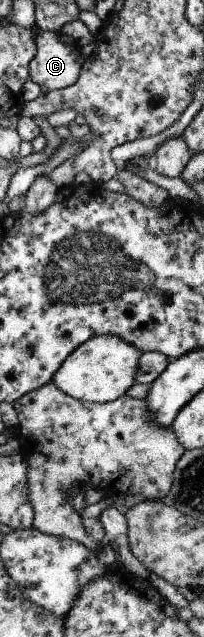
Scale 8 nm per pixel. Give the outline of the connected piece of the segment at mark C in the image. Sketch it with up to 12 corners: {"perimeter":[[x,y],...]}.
{"perimeter":[[34,32],[31,81],[48,92],[72,85],[85,62],[56,32]]}

